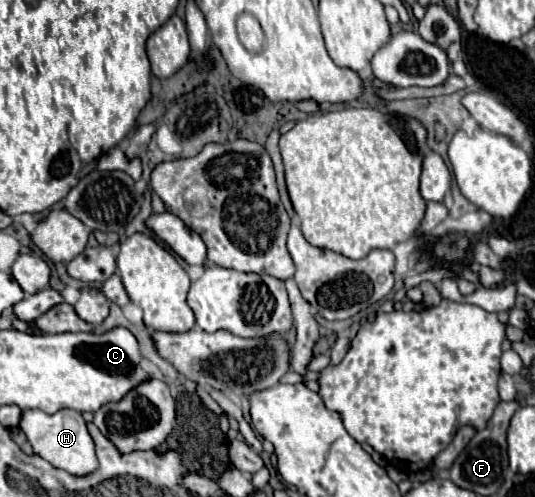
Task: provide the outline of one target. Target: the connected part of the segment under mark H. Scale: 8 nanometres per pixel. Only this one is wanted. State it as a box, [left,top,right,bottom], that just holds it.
[21,409,97,475]

